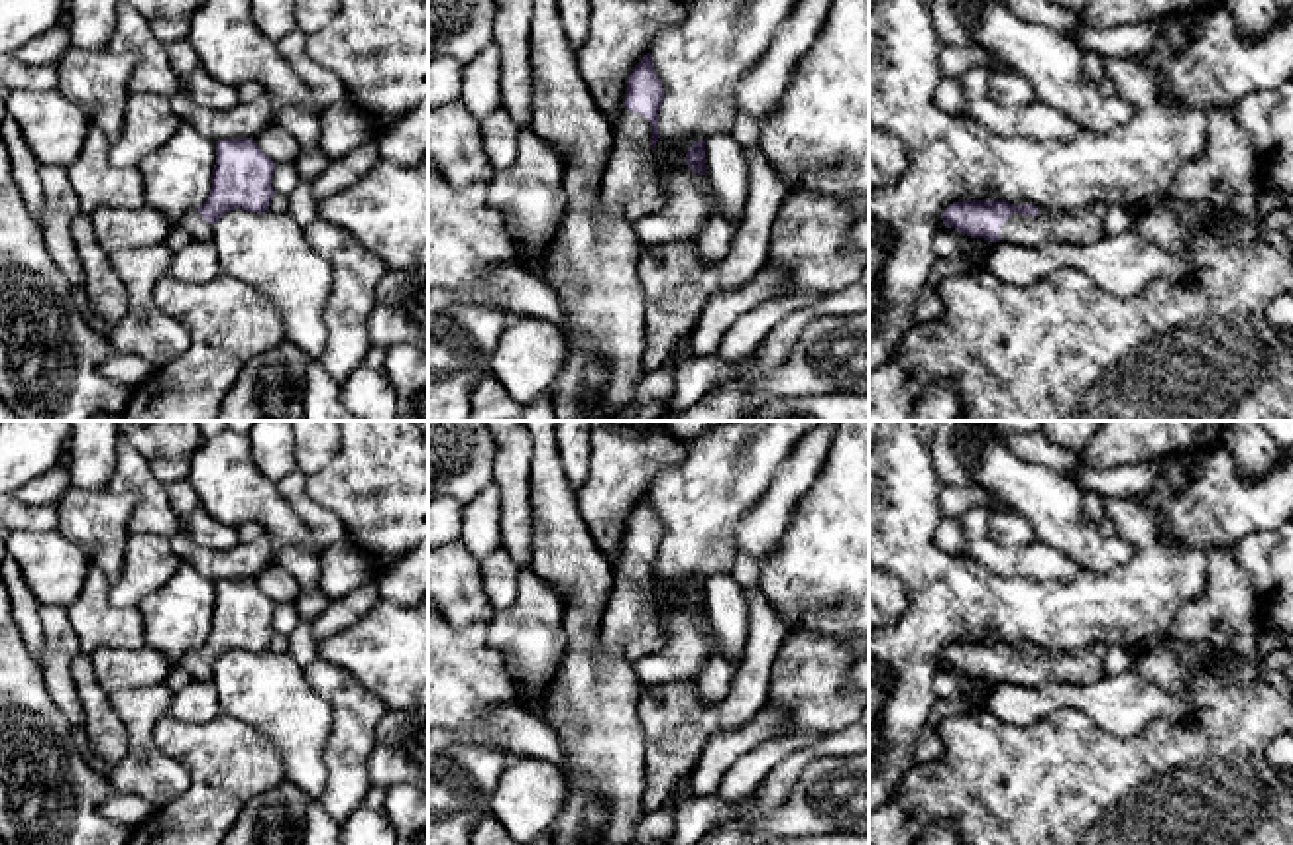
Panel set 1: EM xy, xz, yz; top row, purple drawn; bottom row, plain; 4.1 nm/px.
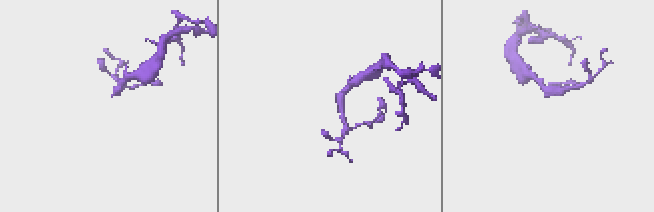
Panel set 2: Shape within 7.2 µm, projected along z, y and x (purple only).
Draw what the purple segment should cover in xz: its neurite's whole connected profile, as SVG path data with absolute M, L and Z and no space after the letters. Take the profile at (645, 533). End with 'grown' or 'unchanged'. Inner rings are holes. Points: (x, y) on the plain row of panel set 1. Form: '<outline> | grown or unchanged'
M646 493L627 517L623 554L613 564L613 592L603 613L603 641L617 645L637 666L664 645L652 593L662 538L662 523Z | grown

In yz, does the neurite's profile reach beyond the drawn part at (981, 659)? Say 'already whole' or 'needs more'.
needs more

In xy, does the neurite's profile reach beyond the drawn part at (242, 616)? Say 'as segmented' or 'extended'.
extended

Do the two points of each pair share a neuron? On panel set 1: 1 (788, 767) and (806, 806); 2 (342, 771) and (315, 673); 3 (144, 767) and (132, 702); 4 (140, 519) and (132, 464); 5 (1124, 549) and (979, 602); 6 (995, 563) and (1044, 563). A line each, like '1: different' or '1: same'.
1: different
2: same
3: same
4: same
5: different
6: same

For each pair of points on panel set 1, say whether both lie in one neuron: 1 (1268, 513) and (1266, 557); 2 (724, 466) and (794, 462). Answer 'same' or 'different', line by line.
1: different
2: different

